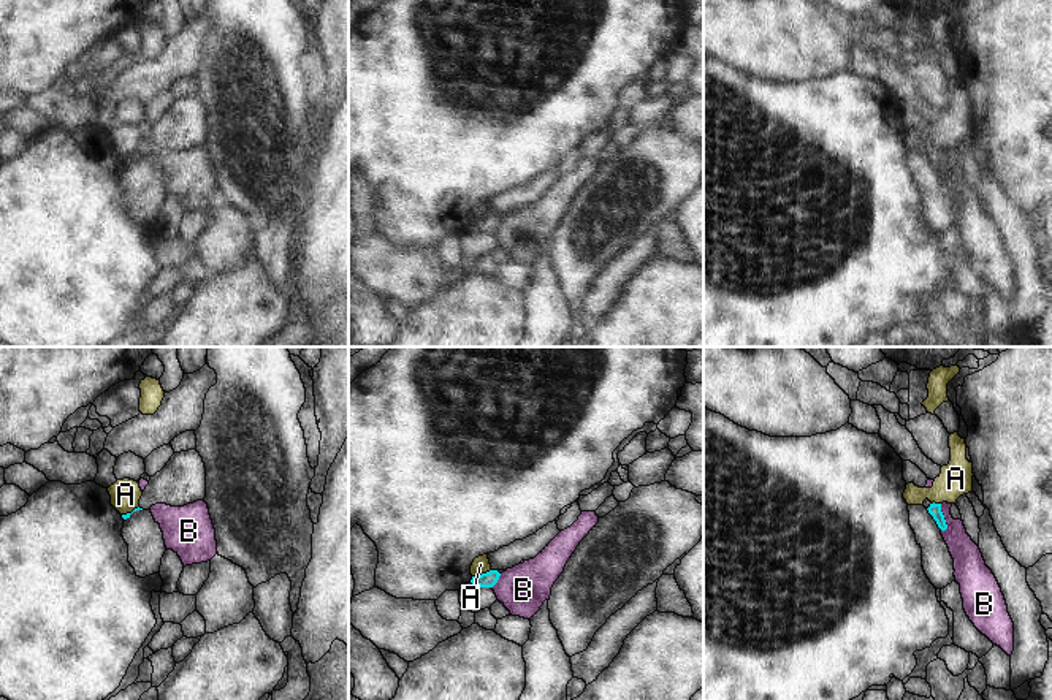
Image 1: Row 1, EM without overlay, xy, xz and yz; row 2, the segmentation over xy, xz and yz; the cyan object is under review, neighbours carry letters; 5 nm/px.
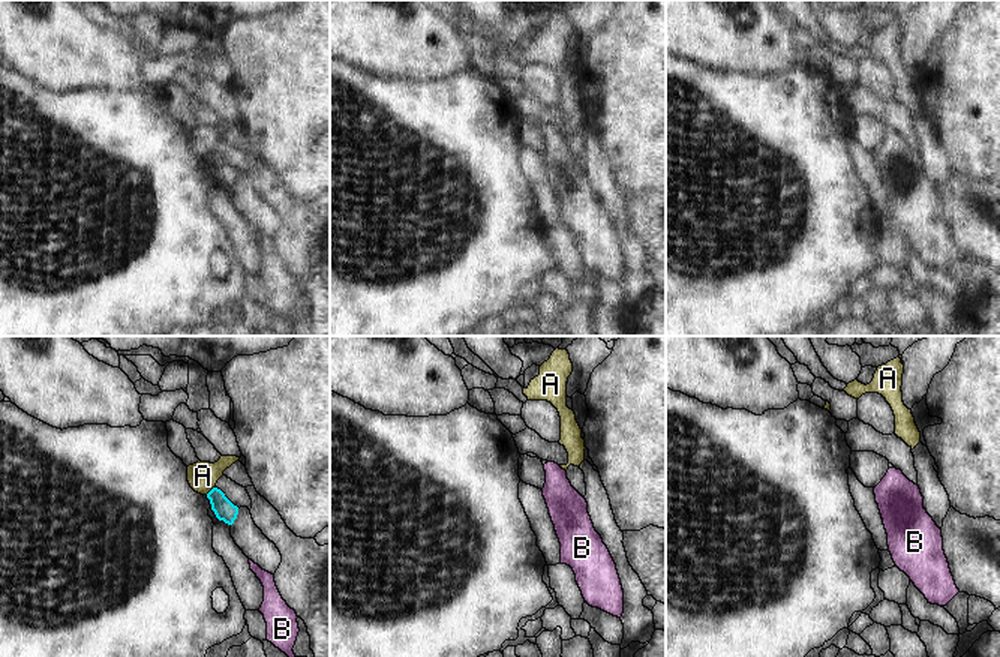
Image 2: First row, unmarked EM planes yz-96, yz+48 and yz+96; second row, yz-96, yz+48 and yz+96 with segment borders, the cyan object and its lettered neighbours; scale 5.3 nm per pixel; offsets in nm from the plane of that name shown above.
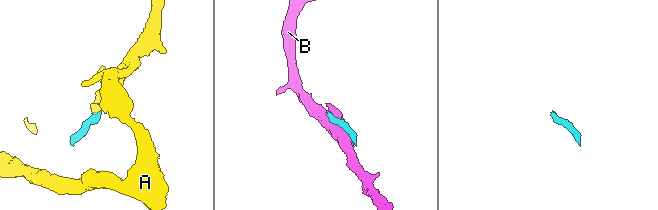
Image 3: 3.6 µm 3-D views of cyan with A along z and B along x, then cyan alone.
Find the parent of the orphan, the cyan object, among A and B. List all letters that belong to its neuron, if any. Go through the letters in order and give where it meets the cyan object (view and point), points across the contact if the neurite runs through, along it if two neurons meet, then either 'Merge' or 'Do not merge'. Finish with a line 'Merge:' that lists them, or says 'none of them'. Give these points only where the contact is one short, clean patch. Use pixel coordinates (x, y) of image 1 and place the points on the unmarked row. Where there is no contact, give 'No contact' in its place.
A: Touches cyan at xz (482, 219). Boundary: xz (490, 214), (472, 222). Do not merge
B: Touches cyan at yz (943, 163). Boundary: yz (940, 149), (946, 170), (945, 176). Do not merge
Merge: none of them

